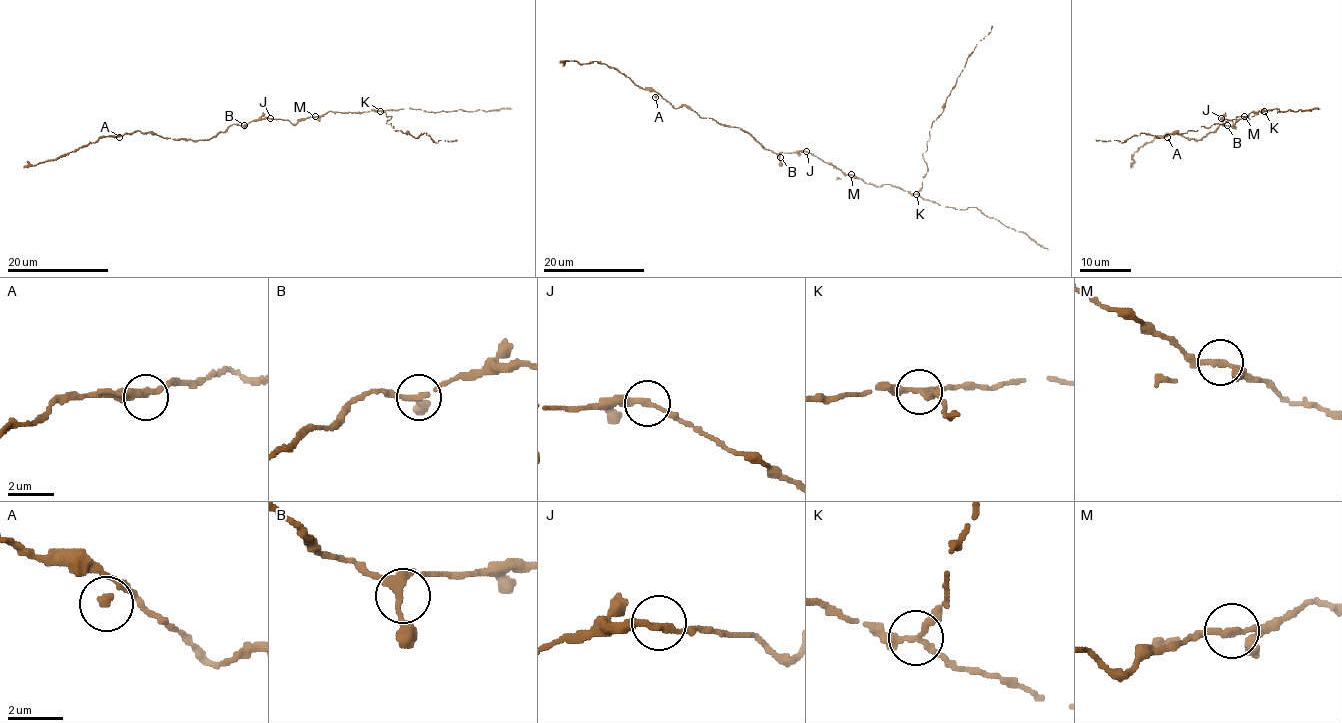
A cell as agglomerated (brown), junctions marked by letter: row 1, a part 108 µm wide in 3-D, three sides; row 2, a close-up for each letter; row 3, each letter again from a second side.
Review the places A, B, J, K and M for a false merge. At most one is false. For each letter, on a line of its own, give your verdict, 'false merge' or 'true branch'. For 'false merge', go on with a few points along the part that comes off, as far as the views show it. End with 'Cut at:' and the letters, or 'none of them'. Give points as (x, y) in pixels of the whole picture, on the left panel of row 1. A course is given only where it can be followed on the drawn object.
A: true branch
B: true branch
J: true branch
K: false merge; course (381, 111), (391, 116), (387, 123), (396, 131), (414, 138), (425, 133), (436, 143), (455, 139)
M: true branch
Cut at: K

